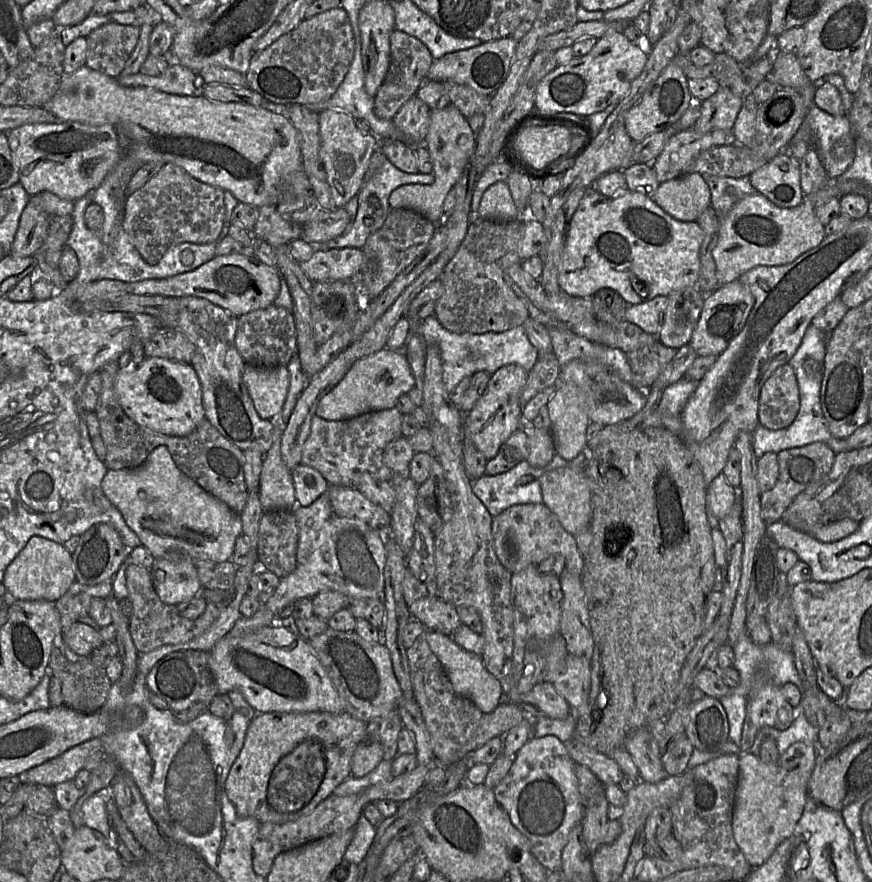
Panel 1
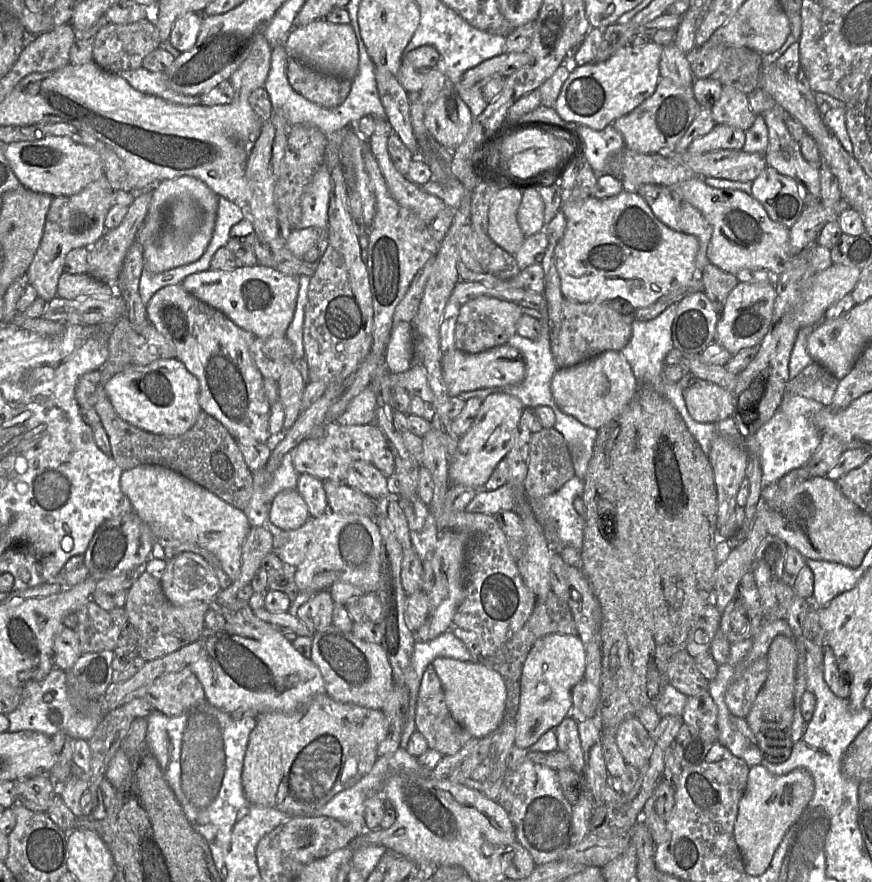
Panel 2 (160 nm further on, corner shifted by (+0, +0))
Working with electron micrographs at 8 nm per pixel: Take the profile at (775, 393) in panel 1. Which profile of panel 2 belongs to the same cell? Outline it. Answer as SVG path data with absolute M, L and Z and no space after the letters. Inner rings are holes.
M813 362L788 381L785 395L802 394L830 407L839 380L824 366Z

